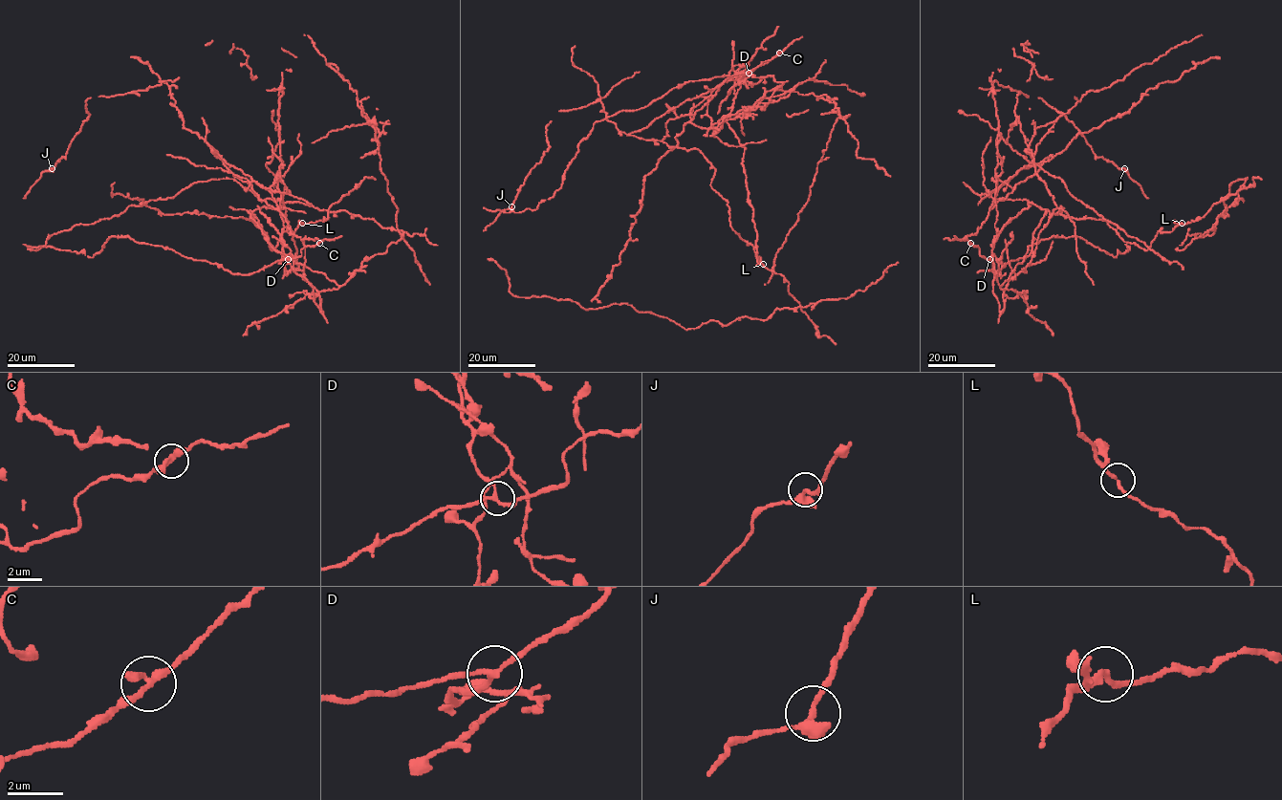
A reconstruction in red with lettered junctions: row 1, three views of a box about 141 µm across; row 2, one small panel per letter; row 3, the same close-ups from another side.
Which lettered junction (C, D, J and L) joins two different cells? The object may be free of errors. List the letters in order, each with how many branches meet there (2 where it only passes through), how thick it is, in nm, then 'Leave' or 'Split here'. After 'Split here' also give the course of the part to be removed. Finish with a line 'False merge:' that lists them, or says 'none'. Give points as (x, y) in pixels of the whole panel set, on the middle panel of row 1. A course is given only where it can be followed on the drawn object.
C: Branches: 3. Thickness 240 nm. Leave
D: Branches: 3. Thickness 170 nm. Split here
J: Branches: 3. Thickness 220 nm. Leave
L: Branches: 2. Thickness 200 nm. Leave
False merge: D

